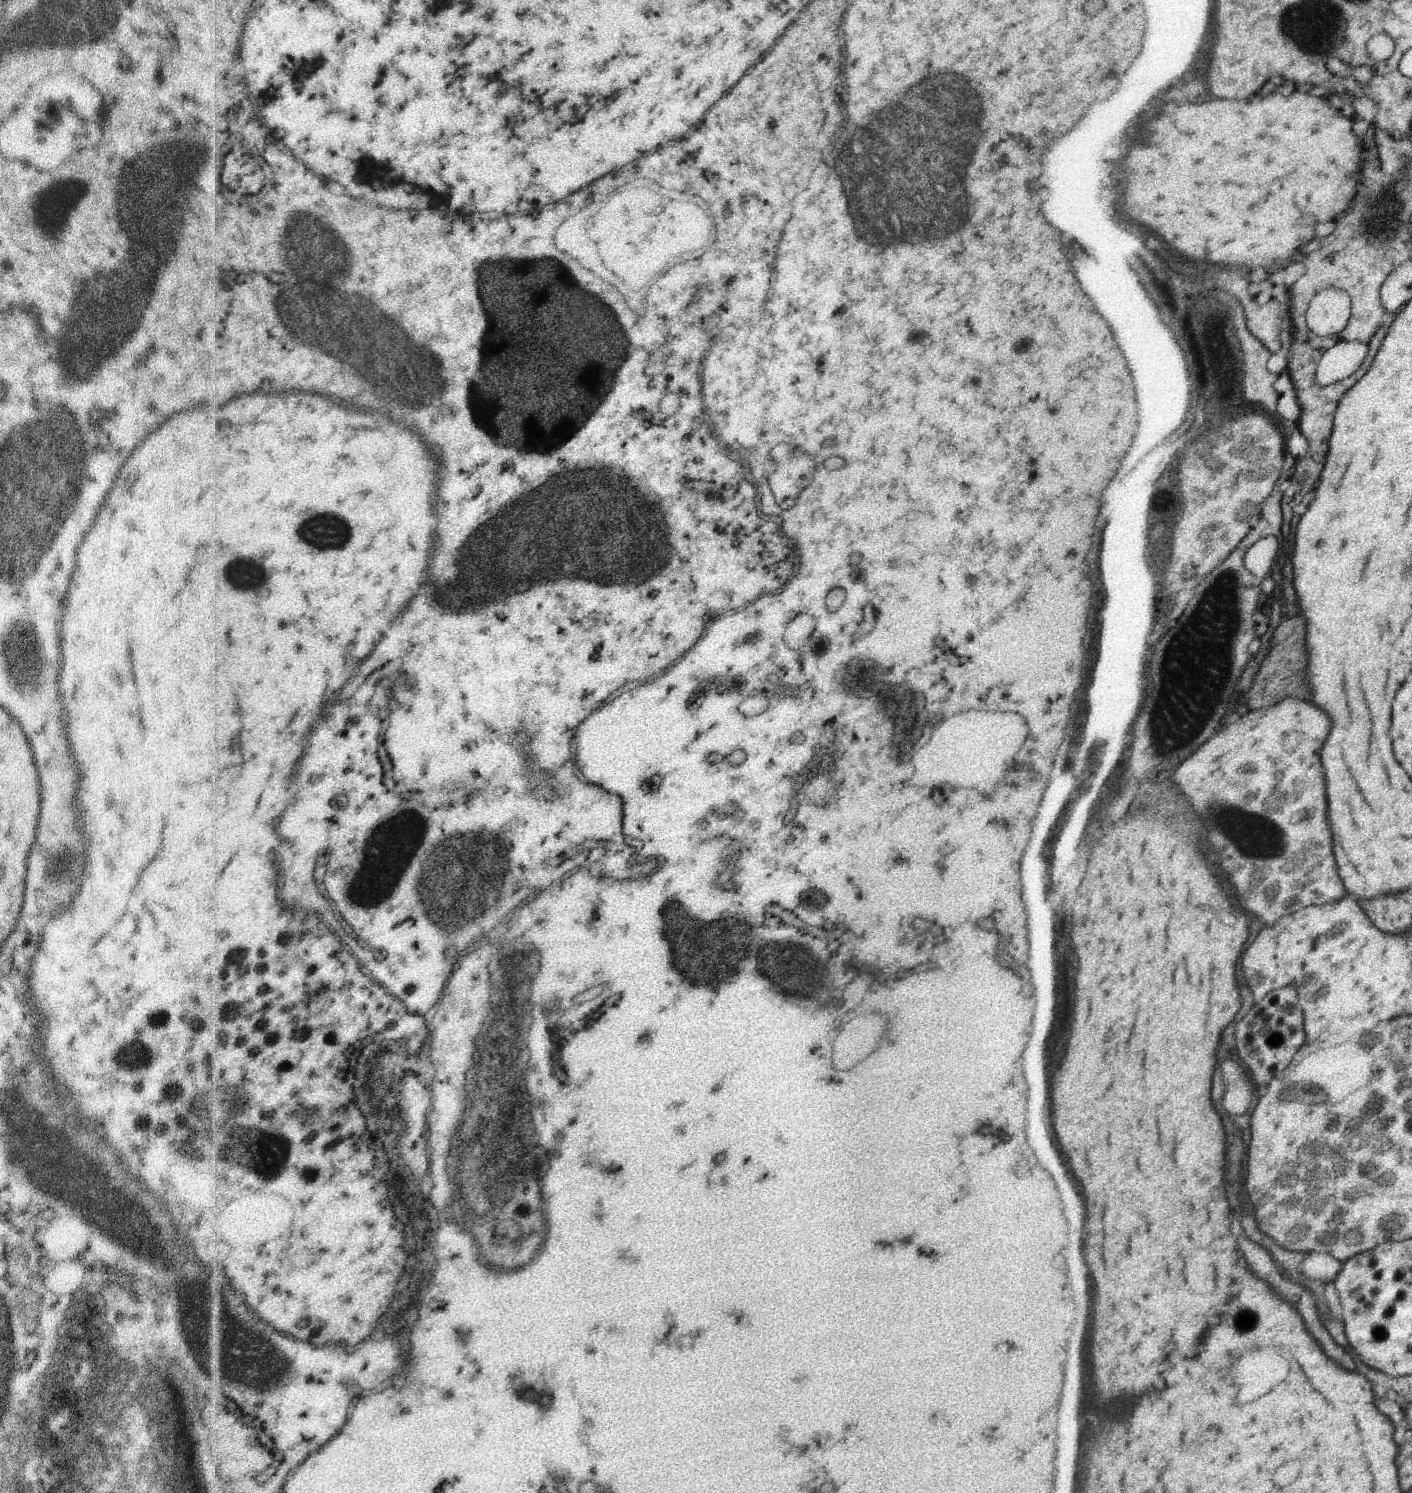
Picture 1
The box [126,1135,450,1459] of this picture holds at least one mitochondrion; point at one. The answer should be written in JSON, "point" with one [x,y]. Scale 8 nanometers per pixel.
{"point":[238,1357]}

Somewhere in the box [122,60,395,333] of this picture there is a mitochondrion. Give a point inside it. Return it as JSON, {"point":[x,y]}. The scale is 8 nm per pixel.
{"point":[176,178]}

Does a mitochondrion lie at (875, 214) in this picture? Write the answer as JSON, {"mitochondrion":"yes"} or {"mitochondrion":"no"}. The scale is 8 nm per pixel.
{"mitochondrion":"yes"}

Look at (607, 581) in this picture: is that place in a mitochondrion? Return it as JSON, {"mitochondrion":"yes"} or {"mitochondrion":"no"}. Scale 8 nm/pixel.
{"mitochondrion":"yes"}

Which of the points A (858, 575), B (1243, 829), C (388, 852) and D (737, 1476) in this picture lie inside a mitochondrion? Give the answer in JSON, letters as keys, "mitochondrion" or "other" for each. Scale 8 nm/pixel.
{"A":"other","B":"mitochondrion","C":"mitochondrion","D":"mitochondrion"}

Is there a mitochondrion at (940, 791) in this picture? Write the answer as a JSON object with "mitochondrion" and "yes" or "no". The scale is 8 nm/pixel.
{"mitochondrion":"no"}

